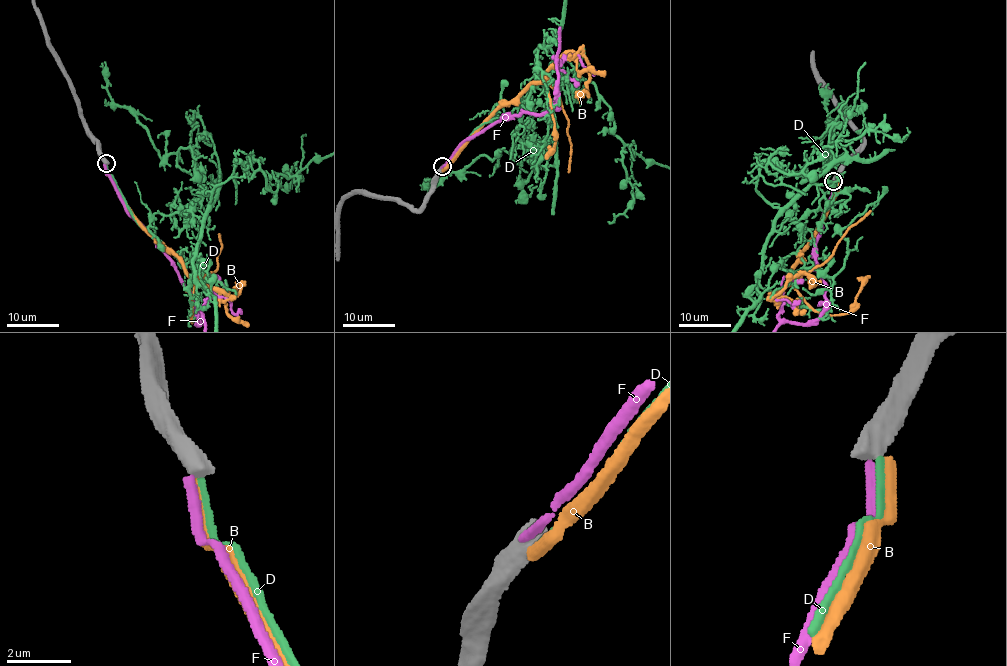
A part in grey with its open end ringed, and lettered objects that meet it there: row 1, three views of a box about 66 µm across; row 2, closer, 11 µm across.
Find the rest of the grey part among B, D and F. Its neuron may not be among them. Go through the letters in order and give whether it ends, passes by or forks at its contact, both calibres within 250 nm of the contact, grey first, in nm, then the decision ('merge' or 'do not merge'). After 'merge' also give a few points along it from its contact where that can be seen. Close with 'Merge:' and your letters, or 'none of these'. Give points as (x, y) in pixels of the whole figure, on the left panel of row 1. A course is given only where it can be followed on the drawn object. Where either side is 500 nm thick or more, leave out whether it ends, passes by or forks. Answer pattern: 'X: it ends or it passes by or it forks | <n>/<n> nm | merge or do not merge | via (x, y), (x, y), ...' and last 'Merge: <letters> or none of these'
B: 700/380 nm | do not merge
D: 650/180 nm | do not merge
F: 650/300 nm | do not merge
Merge: none of these

